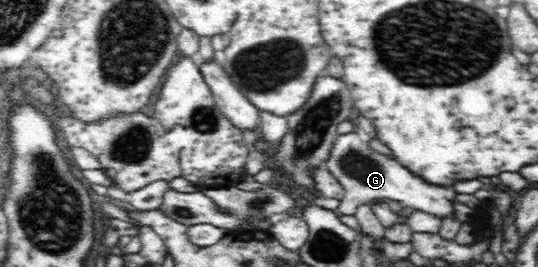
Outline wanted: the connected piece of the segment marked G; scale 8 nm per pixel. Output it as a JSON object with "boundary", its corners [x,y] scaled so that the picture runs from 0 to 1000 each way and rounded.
{"boundary":[[[647,494],[626,513],[613,588],[602,625],[628,674],[641,712],[641,742],[628,768],[623,798],[628,813],[658,809],[667,772],[701,753],[736,753],[751,775],[775,783],[784,798],[833,820],[846,805],[844,753],[848,715],[836,700],[803,700],[799,685],[762,640],[755,640],[732,592],[693,562],[686,532],[677,532],[662,494]]]}

